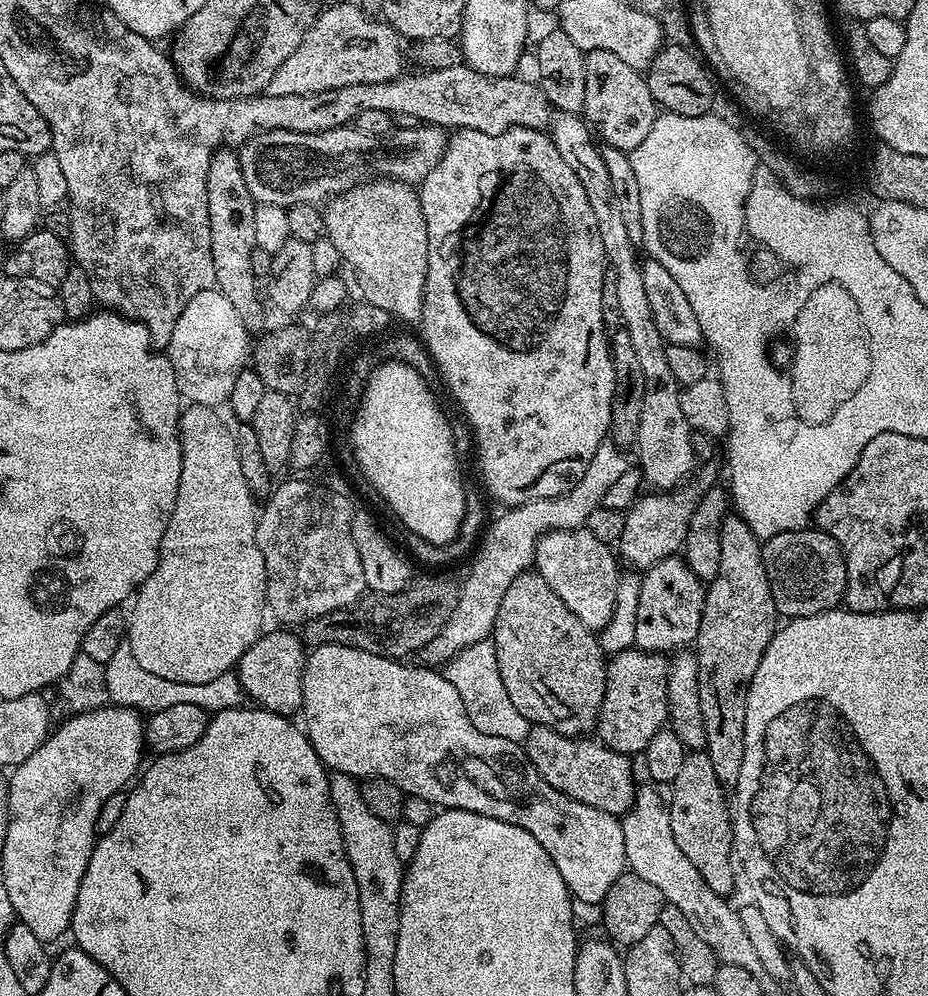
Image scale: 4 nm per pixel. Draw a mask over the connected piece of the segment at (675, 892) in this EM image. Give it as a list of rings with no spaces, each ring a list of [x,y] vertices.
[[[641,787],[636,793],[636,803],[622,817],[627,867],[638,878],[646,878],[646,882],[651,882],[665,902],[686,914],[690,926],[694,926],[694,931],[698,933],[698,938],[702,938],[702,942],[714,950],[720,964],[742,966],[759,973],[760,958],[754,943],[750,942],[750,937],[746,934],[739,911],[735,907],[732,909],[725,897],[714,894],[714,890],[706,886],[702,874],[694,870],[690,858],[678,850],[678,842],[674,842],[674,830],[670,830],[670,814],[665,797],[660,797],[655,792],[657,789],[652,788]]]

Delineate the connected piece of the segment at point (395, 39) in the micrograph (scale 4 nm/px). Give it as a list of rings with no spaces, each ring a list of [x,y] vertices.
[[[342,2],[338,6],[324,8],[316,16],[310,30],[306,30],[306,38],[302,38],[298,50],[294,50],[294,54],[290,54],[290,58],[286,58],[286,62],[278,66],[274,78],[270,78],[267,95],[318,94],[326,90],[338,90],[342,86],[393,80],[405,71],[404,52],[400,49],[400,44],[402,37],[383,19],[373,18],[369,13],[363,12],[359,3]]]

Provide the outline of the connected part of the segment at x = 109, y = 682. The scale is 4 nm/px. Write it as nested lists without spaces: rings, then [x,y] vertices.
[[[126,640],[118,646],[117,652],[105,665],[104,673],[106,674],[107,696],[115,707],[133,708],[146,714],[164,710],[179,703],[193,703],[194,706],[206,709],[209,714],[228,712],[241,707],[246,698],[239,675],[235,671],[219,675],[213,681],[206,683],[167,681],[166,678],[143,669]]]

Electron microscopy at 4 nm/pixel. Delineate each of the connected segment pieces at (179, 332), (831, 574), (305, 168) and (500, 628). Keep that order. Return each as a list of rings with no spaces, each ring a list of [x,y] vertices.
[[[215,287],[202,290],[186,302],[186,310],[174,322],[166,355],[180,386],[180,395],[188,404],[201,404],[207,408],[227,405],[234,378],[246,366],[250,356],[250,333],[238,316],[234,305]]]
[[[809,526],[774,534],[770,539],[763,541],[762,562],[766,566],[766,578],[770,582],[770,594],[774,598],[774,606],[781,617],[813,616],[819,612],[831,612],[841,607],[846,590],[846,562],[840,543],[829,532],[822,532]]]
[[[433,124],[412,127],[416,128],[397,127],[391,135],[377,143],[380,145],[369,156],[360,152],[365,141],[358,138],[352,126],[310,134],[290,130],[258,132],[244,141],[239,149],[242,175],[257,204],[273,204],[287,209],[295,204],[320,206],[332,197],[357,187],[368,160],[377,177],[416,186],[426,178],[426,174],[430,174],[430,170],[434,170],[434,166],[438,166],[448,148],[450,136],[445,129],[435,128]]]
[[[529,570],[514,578],[498,606],[490,641],[496,648],[498,672],[506,692],[515,709],[530,725],[541,724],[563,736],[577,738],[587,737],[595,729],[602,698],[606,694],[606,653],[600,649],[597,633],[578,622],[570,606],[546,586],[546,578],[542,578],[539,572]]]

